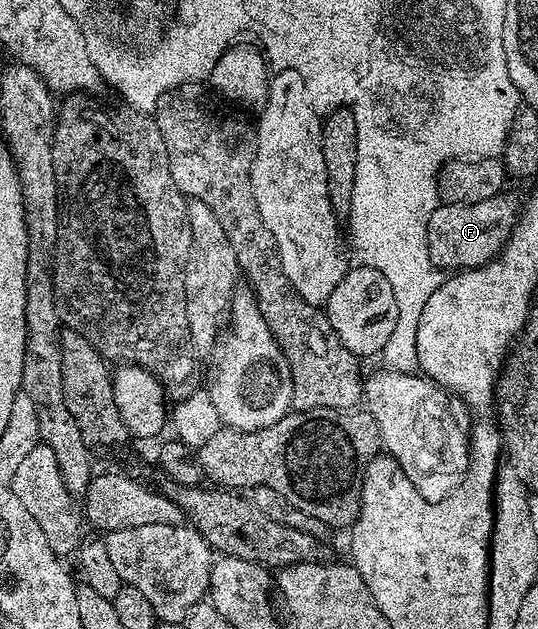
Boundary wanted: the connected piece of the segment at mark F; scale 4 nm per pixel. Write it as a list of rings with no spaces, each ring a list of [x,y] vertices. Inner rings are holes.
[[[502,194],[467,206],[439,204],[428,220],[426,247],[435,267],[443,271],[473,270],[498,257],[502,245],[514,230],[515,221],[516,206],[514,210],[513,204]]]

